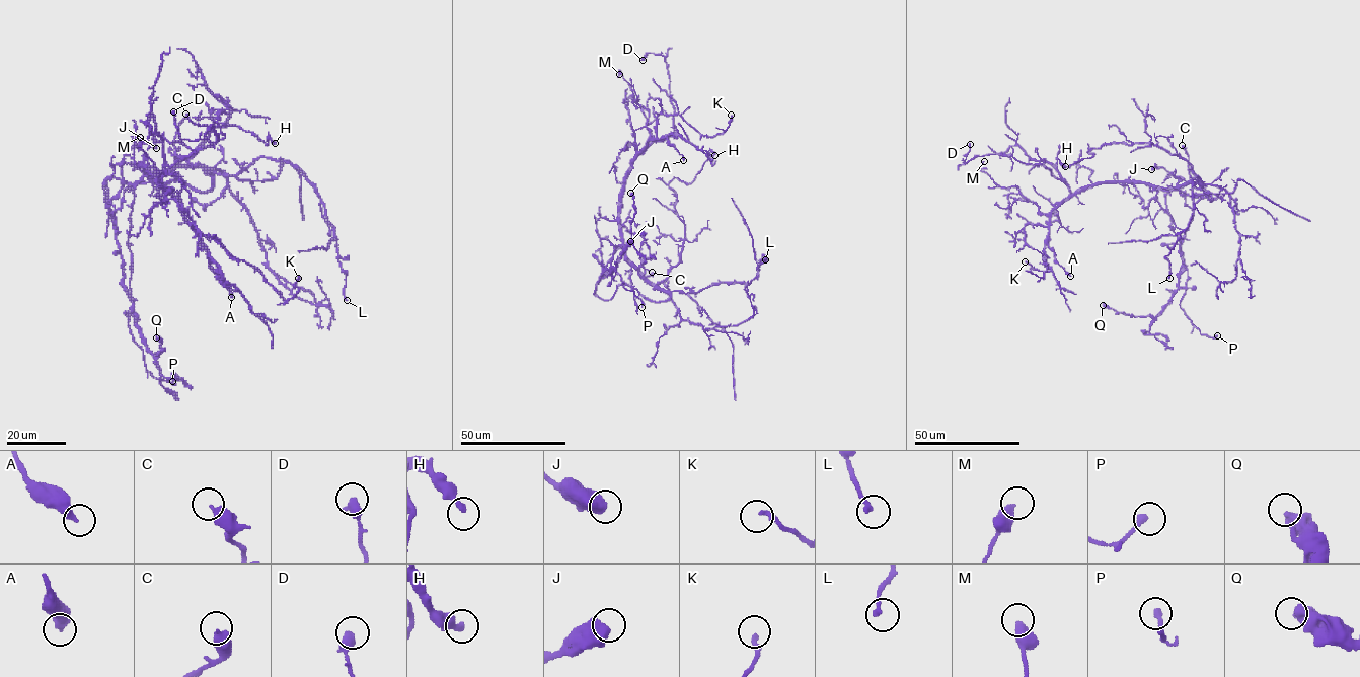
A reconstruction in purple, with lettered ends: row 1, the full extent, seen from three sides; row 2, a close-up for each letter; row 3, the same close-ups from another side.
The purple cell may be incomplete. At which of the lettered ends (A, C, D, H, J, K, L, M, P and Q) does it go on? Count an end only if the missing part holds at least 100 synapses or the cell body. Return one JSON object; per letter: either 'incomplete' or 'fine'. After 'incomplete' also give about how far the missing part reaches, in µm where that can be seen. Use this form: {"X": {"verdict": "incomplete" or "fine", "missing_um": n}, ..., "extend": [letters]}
{"A": {"verdict": "fine"}, "C": {"verdict": "fine"}, "D": {"verdict": "fine"}, "H": {"verdict": "fine"}, "J": {"verdict": "fine"}, "K": {"verdict": "fine"}, "L": {"verdict": "fine"}, "M": {"verdict": "fine"}, "P": {"verdict": "fine"}, "Q": {"verdict": "fine"}, "extend": []}

